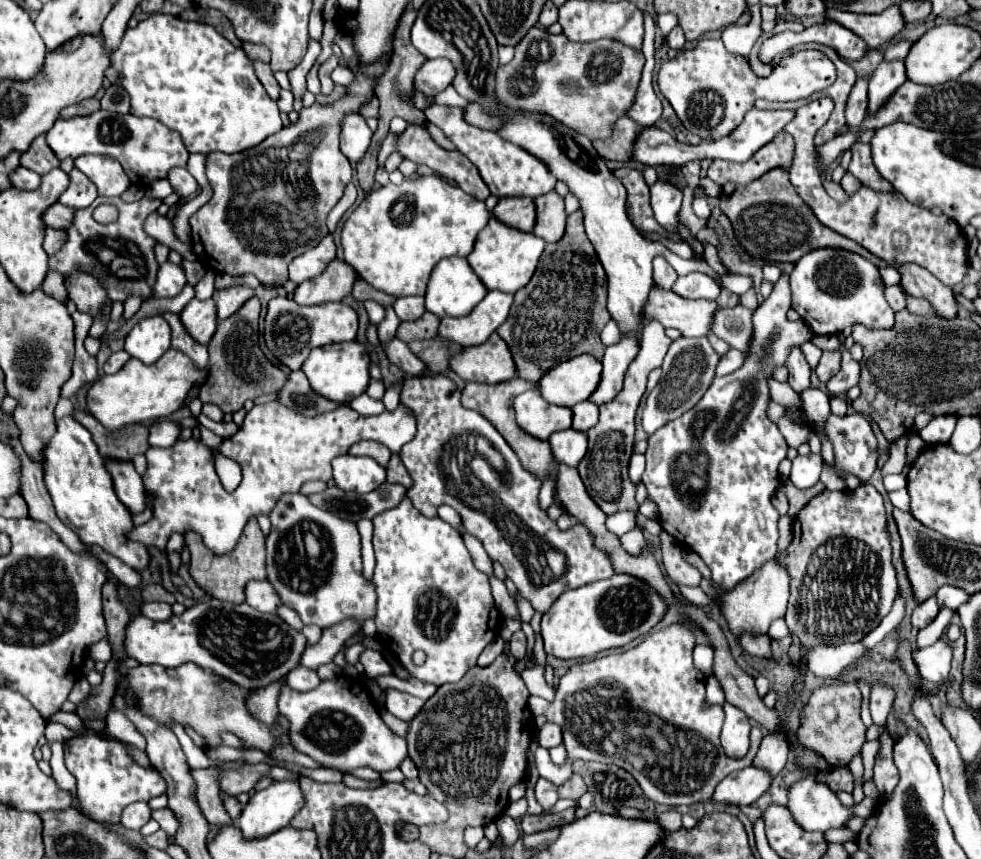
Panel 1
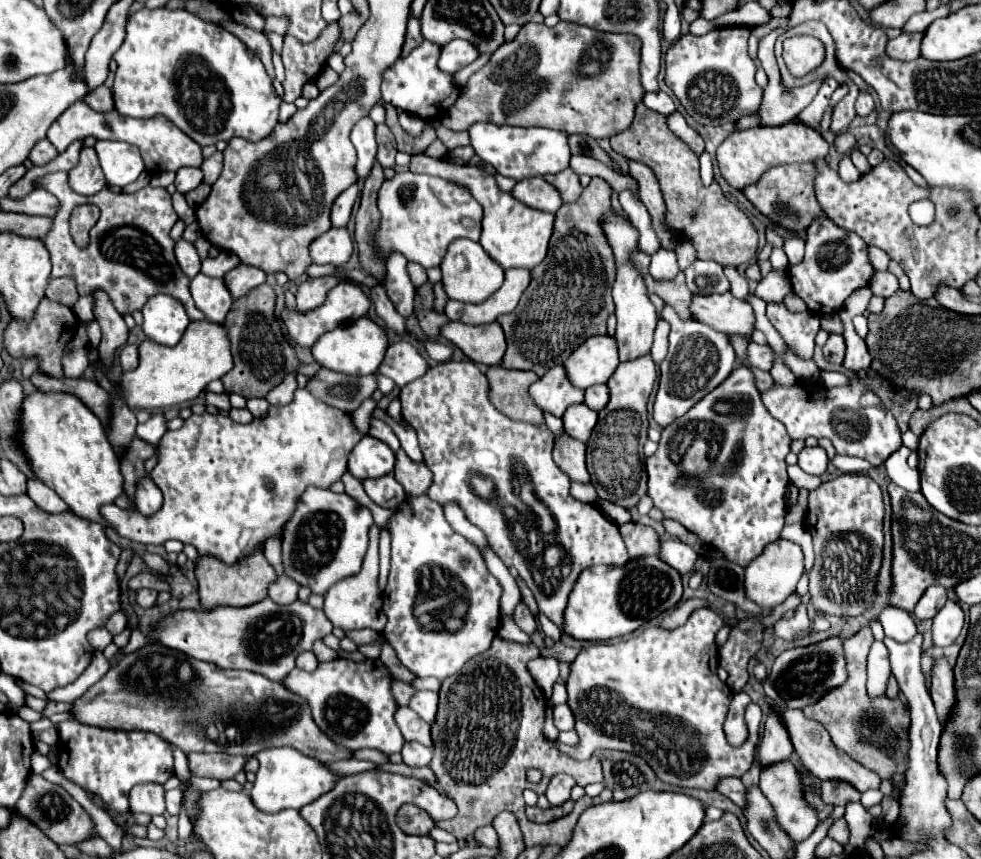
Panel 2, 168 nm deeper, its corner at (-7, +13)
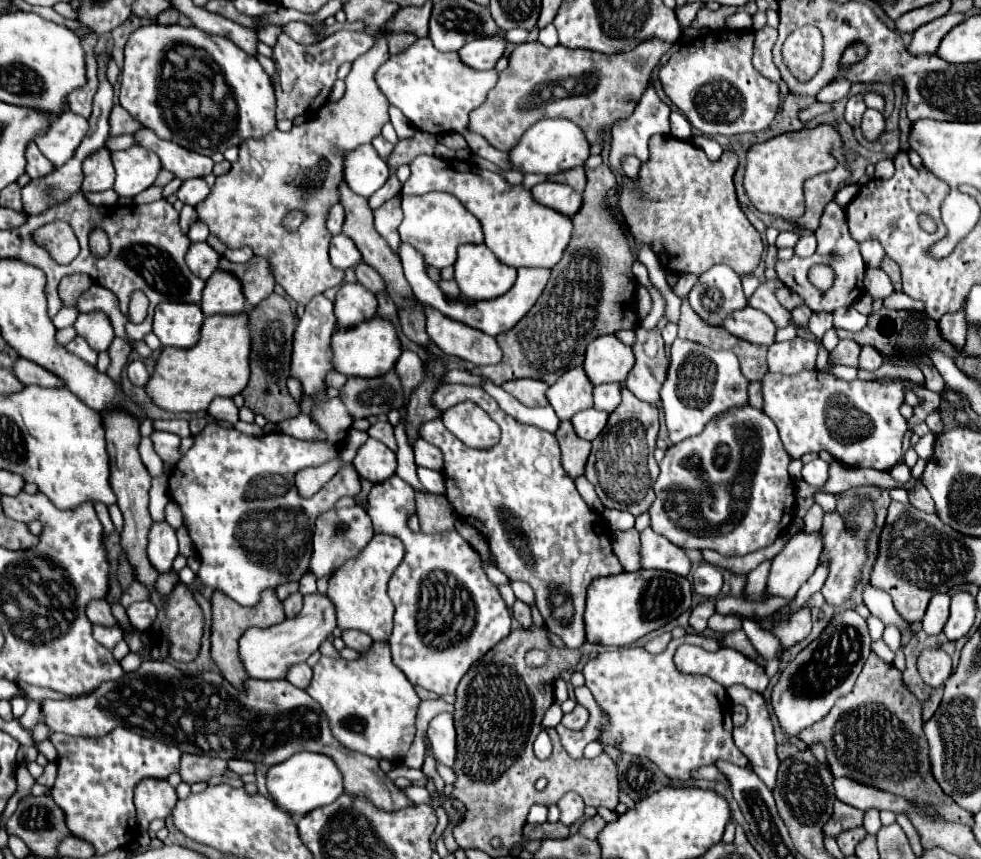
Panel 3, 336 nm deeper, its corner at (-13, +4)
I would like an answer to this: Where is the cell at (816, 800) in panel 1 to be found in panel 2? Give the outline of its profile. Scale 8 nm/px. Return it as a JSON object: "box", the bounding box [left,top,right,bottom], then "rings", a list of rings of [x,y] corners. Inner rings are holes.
{"box":[860,790,883,808],"rings":[[[868,790],[862,793],[860,802],[865,808],[869,808],[871,806],[875,806],[879,804],[883,798],[883,794],[881,794],[881,790]]]}

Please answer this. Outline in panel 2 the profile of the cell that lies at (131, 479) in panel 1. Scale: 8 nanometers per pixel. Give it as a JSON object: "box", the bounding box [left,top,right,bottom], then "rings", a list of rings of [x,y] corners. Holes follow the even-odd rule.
{"box":[135,478,163,516],"rings":[[[143,478],[141,486],[137,486],[135,504],[137,504],[137,510],[143,516],[153,516],[157,510],[161,510],[163,496],[161,496],[161,490],[155,486],[155,482],[151,478]]]}

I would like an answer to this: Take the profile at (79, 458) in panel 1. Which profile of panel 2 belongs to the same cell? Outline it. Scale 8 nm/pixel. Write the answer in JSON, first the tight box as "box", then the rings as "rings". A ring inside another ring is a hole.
{"box":[17,390,123,528],"rings":[[[33,390],[23,398],[21,414],[21,434],[17,434],[17,438],[21,438],[21,450],[25,450],[25,458],[29,458],[33,466],[33,474],[53,488],[77,516],[109,528],[99,508],[113,504],[115,498],[123,494],[123,476],[101,420],[97,420],[77,396],[41,390]]]}

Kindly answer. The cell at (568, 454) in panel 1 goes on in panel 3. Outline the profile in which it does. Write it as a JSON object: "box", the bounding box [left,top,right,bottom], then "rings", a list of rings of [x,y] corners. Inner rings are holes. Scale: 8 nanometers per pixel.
{"box":[571,409,607,441],"rings":[[[587,409],[587,411],[579,411],[577,415],[573,415],[571,419],[575,433],[581,439],[593,441],[605,427],[607,423],[607,413],[605,411],[595,411],[595,409]]]}

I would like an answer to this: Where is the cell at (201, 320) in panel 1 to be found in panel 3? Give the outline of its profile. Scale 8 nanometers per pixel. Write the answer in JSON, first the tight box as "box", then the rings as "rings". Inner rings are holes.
{"box":[201,271,245,317],"rings":[[[215,271],[203,289],[201,311],[205,317],[211,315],[239,315],[245,311],[243,291],[239,281],[233,275],[225,275],[223,271]]]}

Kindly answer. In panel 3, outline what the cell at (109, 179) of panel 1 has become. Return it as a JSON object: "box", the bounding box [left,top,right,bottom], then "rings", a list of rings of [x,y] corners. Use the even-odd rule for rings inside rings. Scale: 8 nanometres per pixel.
{"box":[111,145,161,197],"rings":[[[139,145],[111,153],[111,161],[117,171],[113,189],[121,197],[135,197],[137,193],[151,187],[161,169],[159,157]]]}

